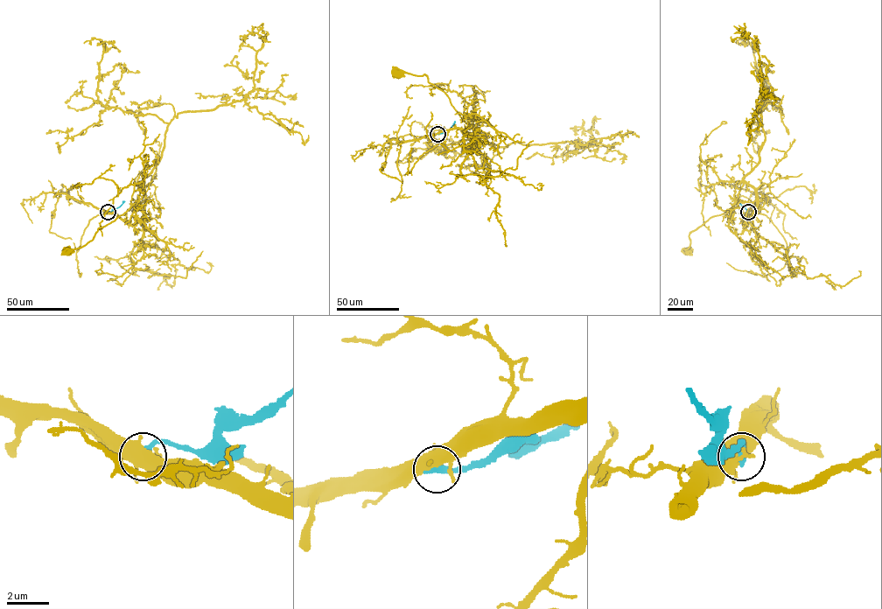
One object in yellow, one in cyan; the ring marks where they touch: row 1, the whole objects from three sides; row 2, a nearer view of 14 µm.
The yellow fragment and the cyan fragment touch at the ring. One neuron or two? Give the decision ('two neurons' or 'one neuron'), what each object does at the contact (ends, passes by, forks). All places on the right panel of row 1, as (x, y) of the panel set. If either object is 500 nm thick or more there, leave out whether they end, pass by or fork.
two neurons; yellow forks there; cyan ends there

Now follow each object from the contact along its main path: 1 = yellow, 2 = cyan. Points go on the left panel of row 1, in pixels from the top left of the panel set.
1: (108, 212), (135, 224), (143, 213), (143, 184), (139, 197), (123, 213), (99, 227), (85, 244), (68, 251)
2: (108, 212), (124, 201)

